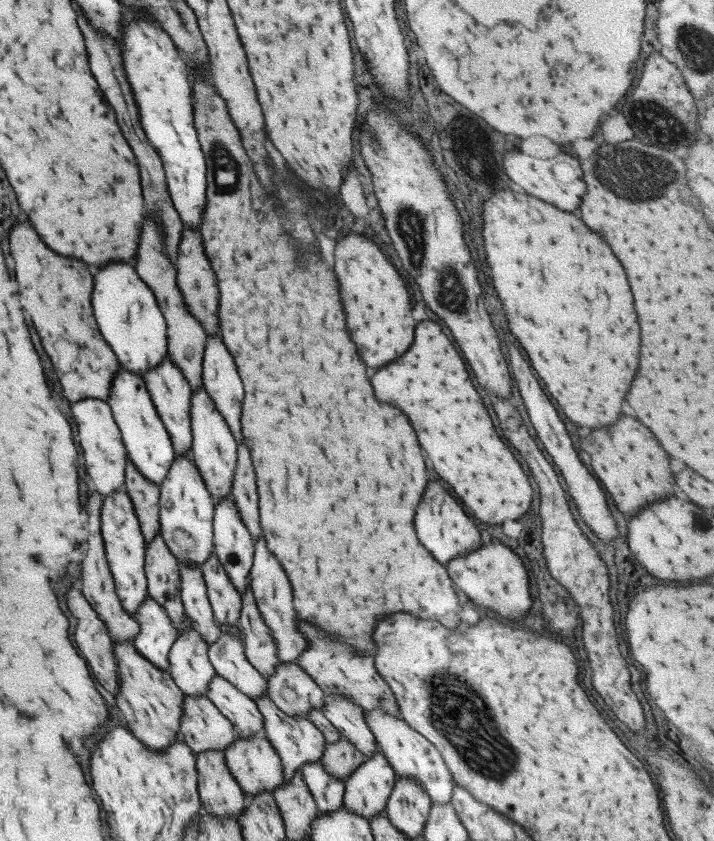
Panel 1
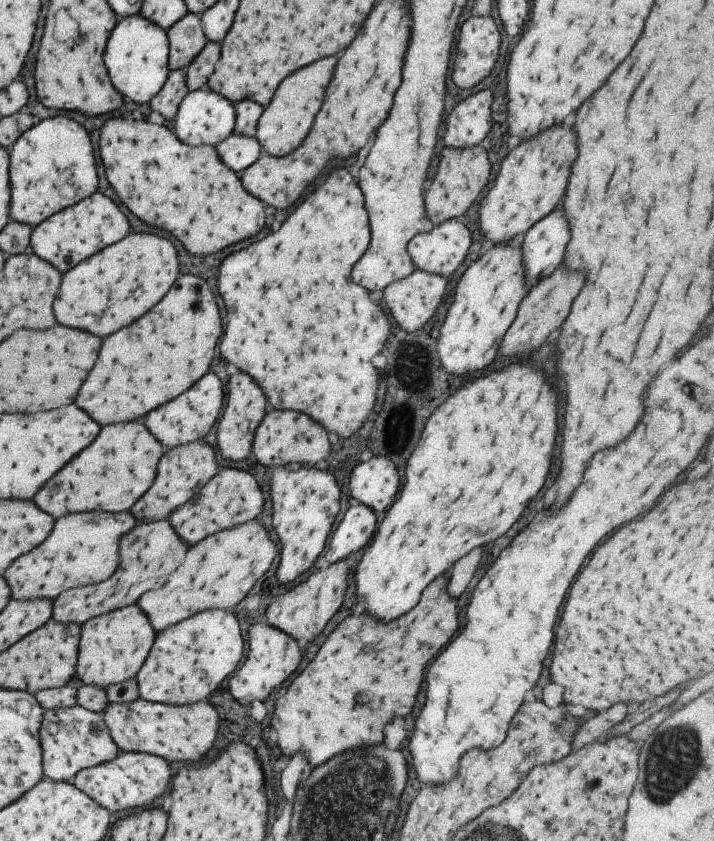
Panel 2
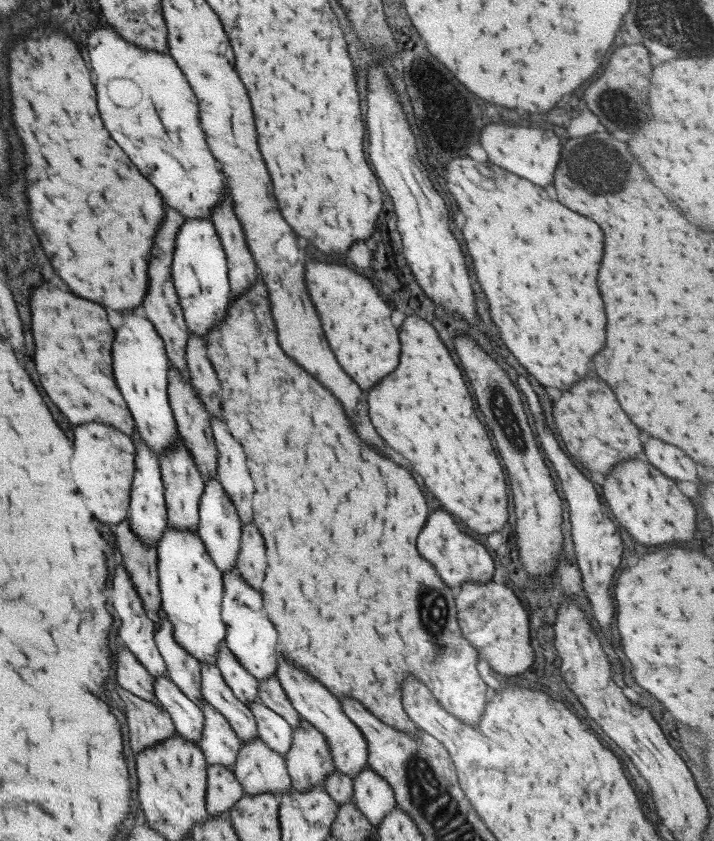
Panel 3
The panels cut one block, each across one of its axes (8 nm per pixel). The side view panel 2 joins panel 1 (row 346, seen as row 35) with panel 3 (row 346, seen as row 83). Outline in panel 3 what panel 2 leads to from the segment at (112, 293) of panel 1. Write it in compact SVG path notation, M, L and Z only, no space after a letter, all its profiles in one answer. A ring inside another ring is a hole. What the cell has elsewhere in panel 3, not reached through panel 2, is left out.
M131 310L121 314L123 324L115 330L115 338L111 344L111 368L115 384L131 413L134 428L139 437L147 443L147 447L159 458L167 449L177 443L177 430L172 410L166 393L168 385L167 355L163 341L157 335L153 323L142 314L133 314Z

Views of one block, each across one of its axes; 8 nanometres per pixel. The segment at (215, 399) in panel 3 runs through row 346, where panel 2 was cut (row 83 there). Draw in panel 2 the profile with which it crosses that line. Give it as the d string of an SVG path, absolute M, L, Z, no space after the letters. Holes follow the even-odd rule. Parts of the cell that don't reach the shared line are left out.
M206 41L201 52L184 68L185 84L188 92L205 87L208 76L213 72L216 60L219 60L220 44Z

